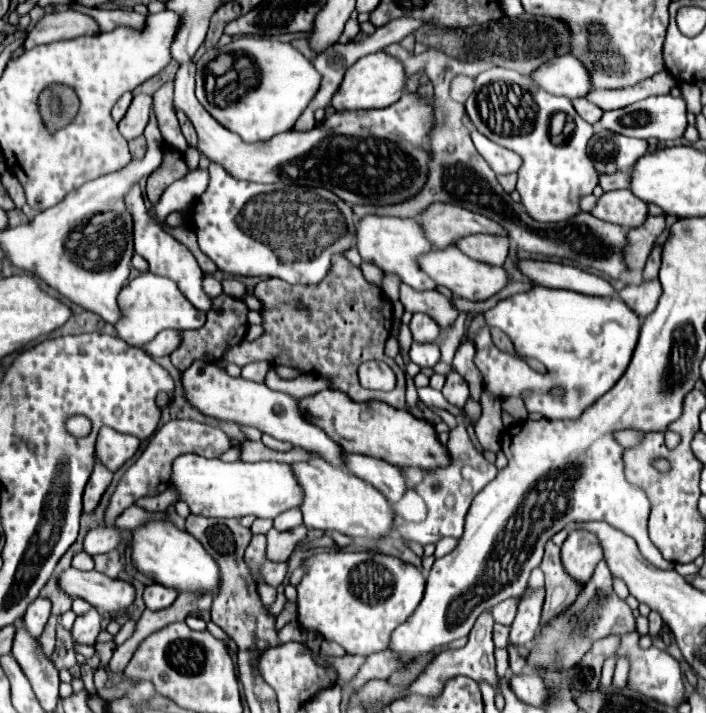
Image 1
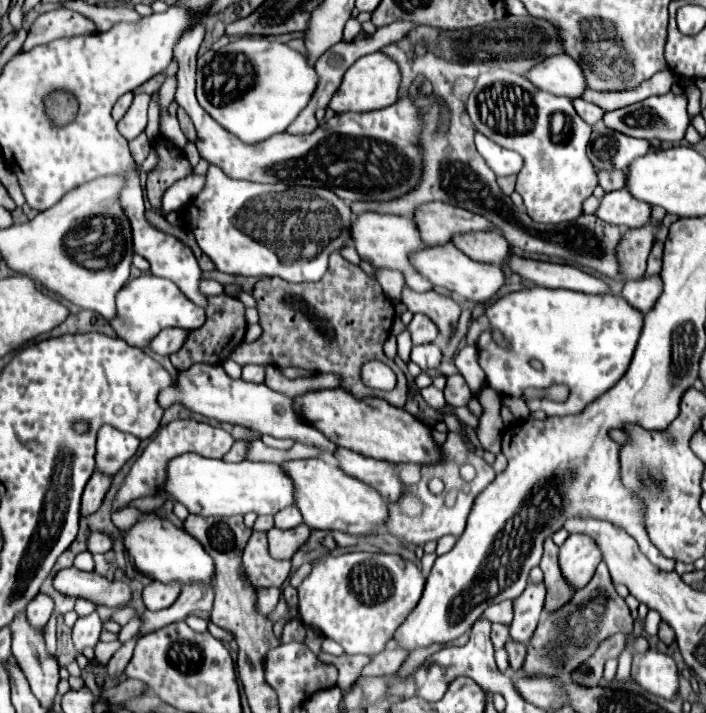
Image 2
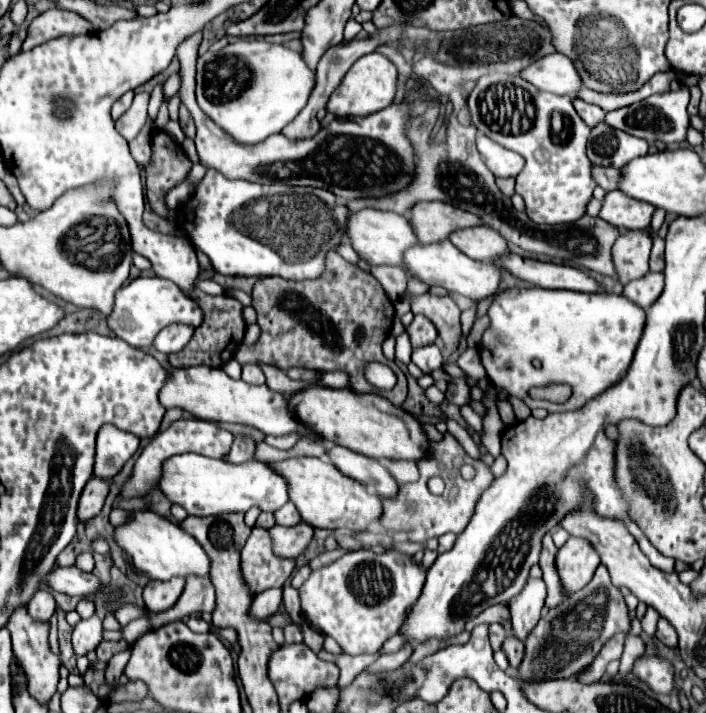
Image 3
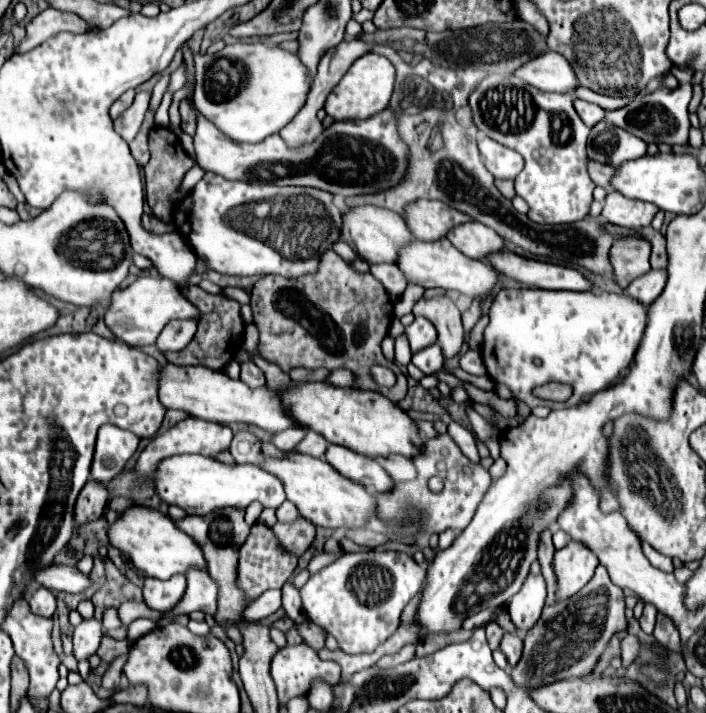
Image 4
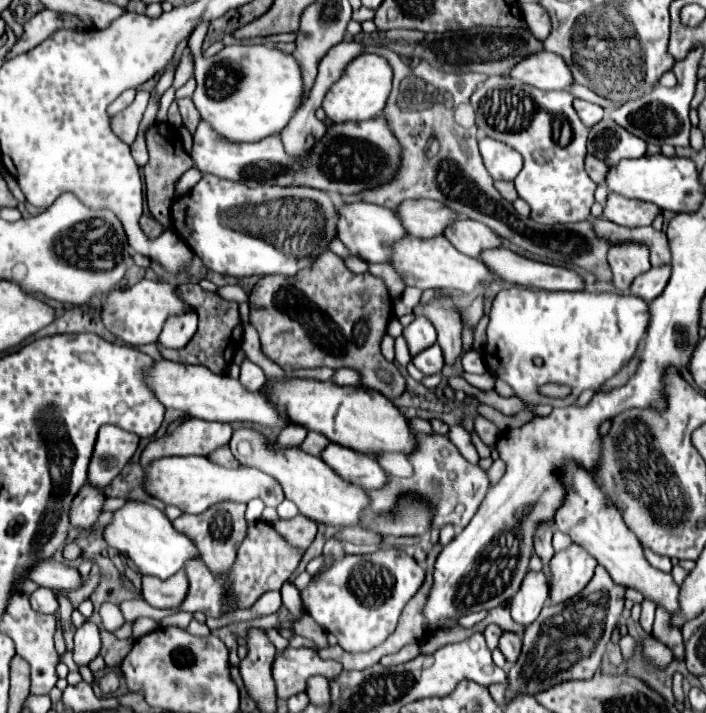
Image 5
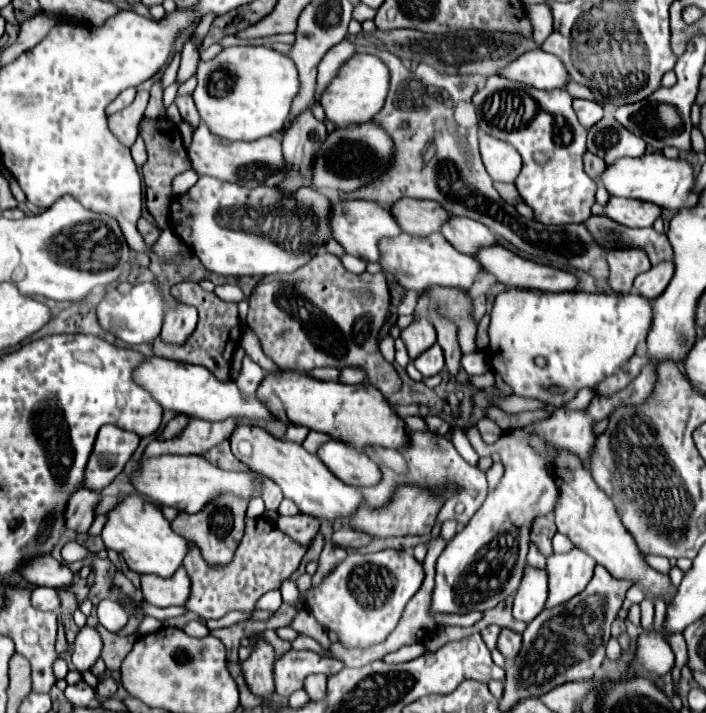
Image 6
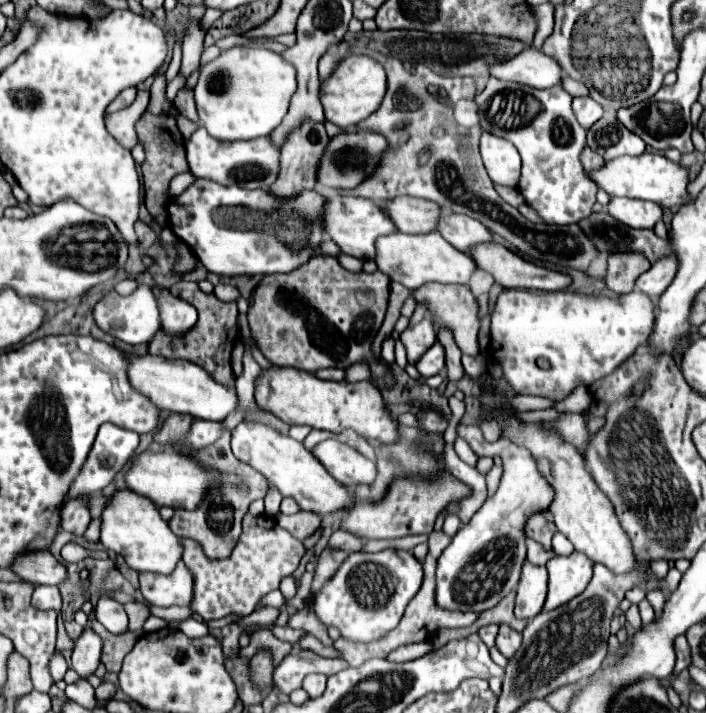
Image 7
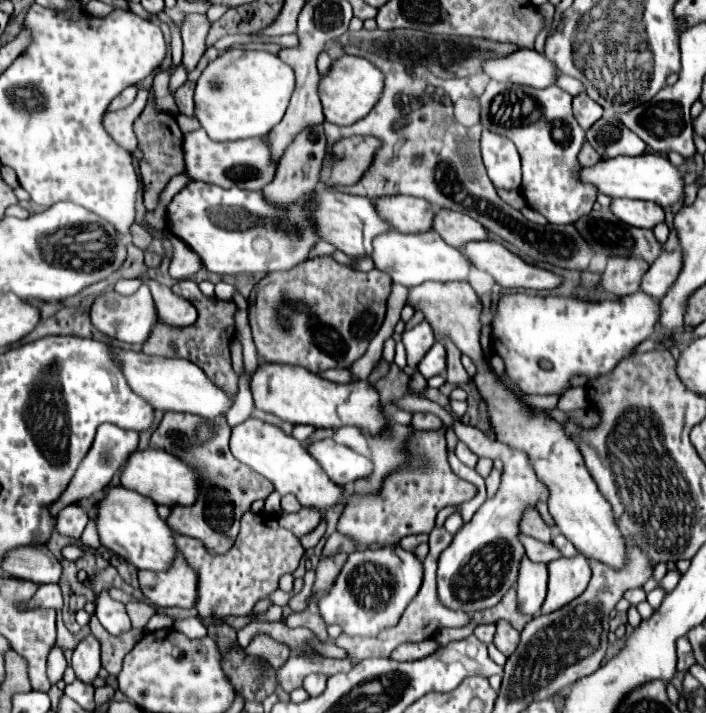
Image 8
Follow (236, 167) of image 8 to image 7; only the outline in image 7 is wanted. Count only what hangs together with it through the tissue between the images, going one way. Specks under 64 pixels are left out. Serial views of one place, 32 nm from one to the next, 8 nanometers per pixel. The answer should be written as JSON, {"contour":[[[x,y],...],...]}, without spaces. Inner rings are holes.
{"contour":[[[200,126],[188,140],[186,140],[186,160],[188,170],[196,178],[208,178],[222,186],[240,186],[240,188],[268,188],[272,180],[276,180],[278,172],[278,150],[270,138],[256,138],[256,140],[238,140],[238,142],[220,142],[208,136],[206,128]]]}

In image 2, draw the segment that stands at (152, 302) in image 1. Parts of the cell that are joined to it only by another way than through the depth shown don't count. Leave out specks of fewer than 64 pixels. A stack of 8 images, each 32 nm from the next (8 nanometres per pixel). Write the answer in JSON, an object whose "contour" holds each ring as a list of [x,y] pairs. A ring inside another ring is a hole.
{"contour":[[[152,274],[138,276],[130,280],[118,294],[116,294],[116,316],[110,320],[110,326],[118,334],[118,338],[126,340],[130,346],[146,348],[150,346],[152,338],[168,328],[168,326],[180,326],[188,330],[196,330],[204,324],[204,310],[190,302],[180,288],[166,278],[158,278]]]}

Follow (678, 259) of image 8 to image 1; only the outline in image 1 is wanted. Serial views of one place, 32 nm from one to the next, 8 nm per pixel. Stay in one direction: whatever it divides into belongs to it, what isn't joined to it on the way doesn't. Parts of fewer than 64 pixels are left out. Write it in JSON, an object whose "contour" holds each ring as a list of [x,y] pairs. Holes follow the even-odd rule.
{"contour":[[[646,280],[640,284],[626,284],[626,288],[620,292],[620,298],[634,310],[638,316],[646,318],[658,304],[660,298],[660,280]]]}

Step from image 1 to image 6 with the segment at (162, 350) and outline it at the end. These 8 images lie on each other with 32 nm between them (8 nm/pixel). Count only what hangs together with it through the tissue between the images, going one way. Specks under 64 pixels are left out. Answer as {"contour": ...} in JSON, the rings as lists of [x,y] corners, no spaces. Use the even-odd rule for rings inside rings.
{"contour":[[[178,304],[178,308],[170,308],[164,316],[164,326],[162,326],[162,338],[166,342],[174,342],[174,344],[182,344],[182,340],[192,334],[192,330],[196,328],[196,308],[188,306],[188,304]]]}

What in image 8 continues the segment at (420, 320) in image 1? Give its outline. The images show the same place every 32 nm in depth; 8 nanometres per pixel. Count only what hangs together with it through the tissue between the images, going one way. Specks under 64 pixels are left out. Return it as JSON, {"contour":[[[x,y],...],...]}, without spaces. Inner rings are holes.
{"contour":[[[420,322],[402,334],[402,342],[408,352],[408,366],[416,368],[420,360],[426,356],[426,352],[432,348],[434,332],[426,322]]]}

